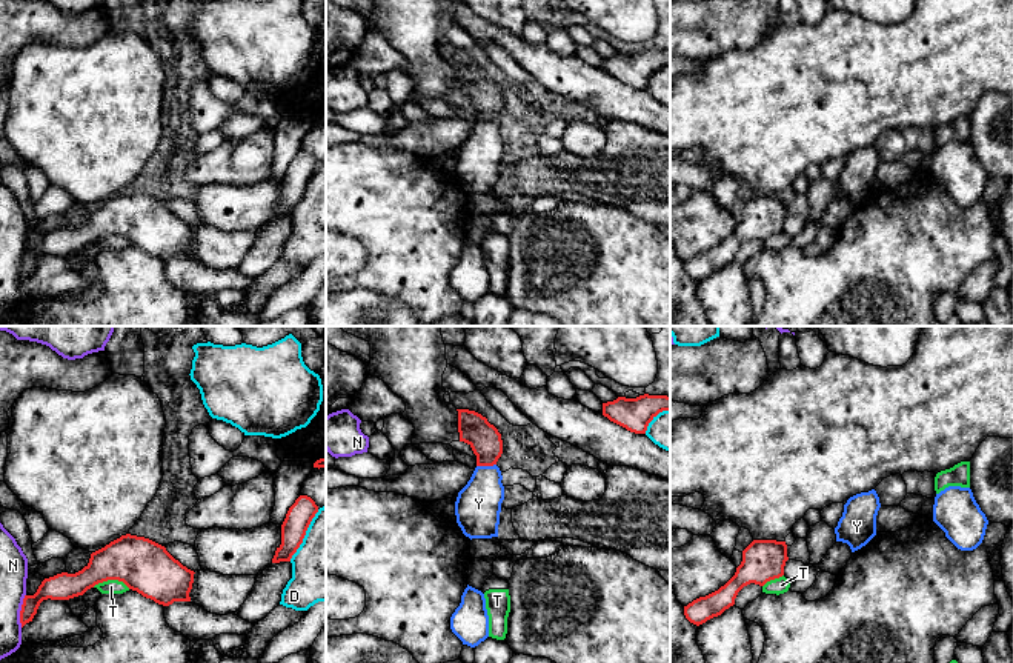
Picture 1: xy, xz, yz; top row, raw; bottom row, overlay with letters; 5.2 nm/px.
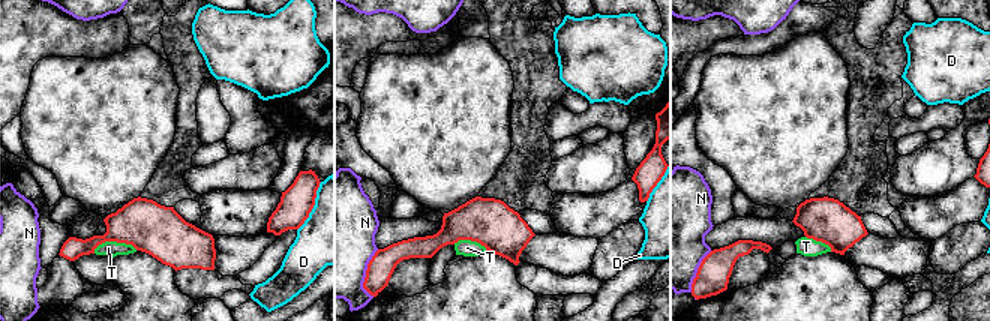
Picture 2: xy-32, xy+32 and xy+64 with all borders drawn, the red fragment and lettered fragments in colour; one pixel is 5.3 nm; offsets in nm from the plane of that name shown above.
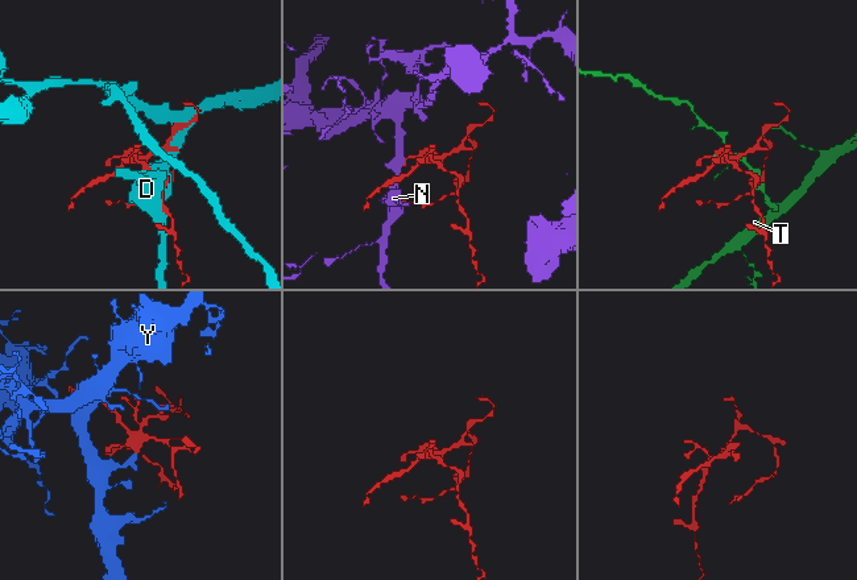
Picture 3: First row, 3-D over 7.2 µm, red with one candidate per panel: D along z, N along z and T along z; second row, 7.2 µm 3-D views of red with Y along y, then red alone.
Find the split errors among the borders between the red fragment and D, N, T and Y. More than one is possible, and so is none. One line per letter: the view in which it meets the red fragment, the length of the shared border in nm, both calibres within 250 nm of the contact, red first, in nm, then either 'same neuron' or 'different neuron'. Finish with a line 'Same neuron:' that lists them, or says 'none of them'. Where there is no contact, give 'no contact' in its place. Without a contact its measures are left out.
D: xy | 320 nm | 140/360 nm | different neuron
N: xy | 180 nm | 140/140 nm | different neuron
T: xy | 200 nm | 280/80 nm | different neuron
Y: xz | 110 nm | 160/240 nm | same neuron
Same neuron: Y

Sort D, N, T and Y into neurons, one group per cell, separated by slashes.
D / N / T / Y

